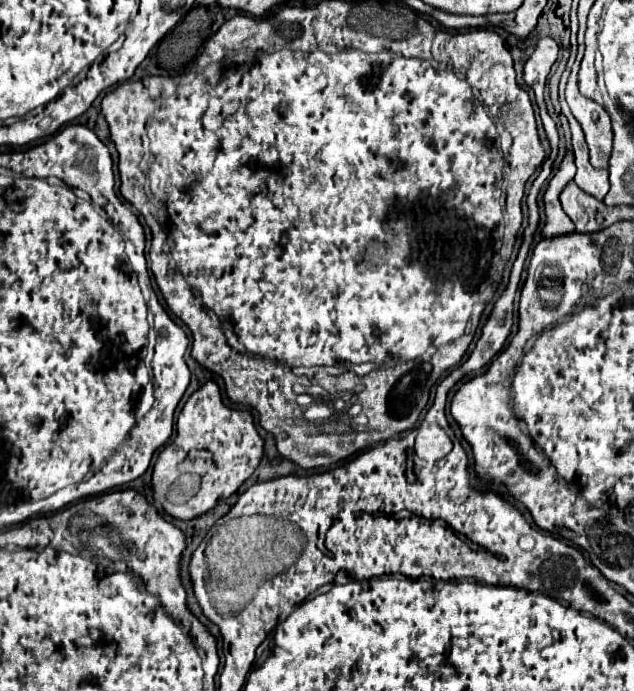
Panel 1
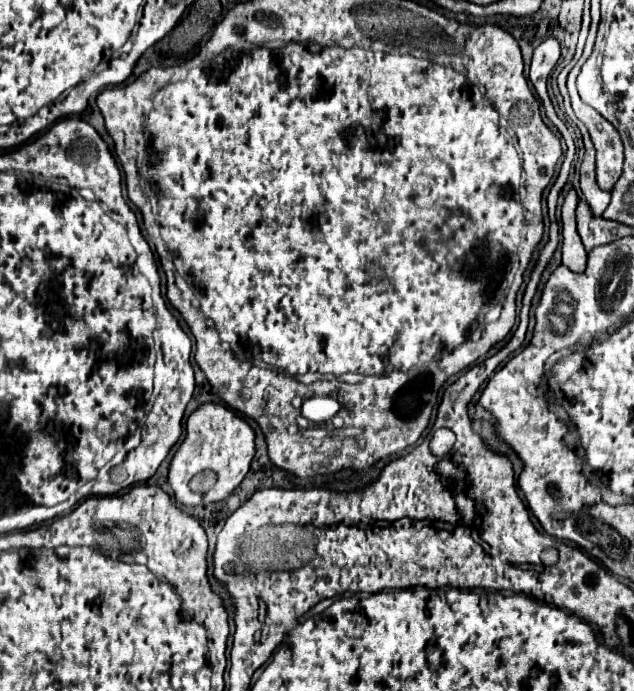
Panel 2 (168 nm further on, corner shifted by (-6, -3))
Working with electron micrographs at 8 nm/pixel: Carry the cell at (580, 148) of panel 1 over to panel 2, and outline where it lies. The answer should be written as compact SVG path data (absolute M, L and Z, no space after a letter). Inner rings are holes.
M574 120L578 124L578 128L582 130L582 138L584 138L584 146L586 146L586 154L584 154L584 160L582 160L582 166L580 166L580 188L582 188L582 194L586 198L586 202L590 204L594 216L600 216L606 206L610 204L610 192L608 190L602 190L596 182L596 168L594 168L594 160L596 160L596 150L588 138L588 132L586 128Z

